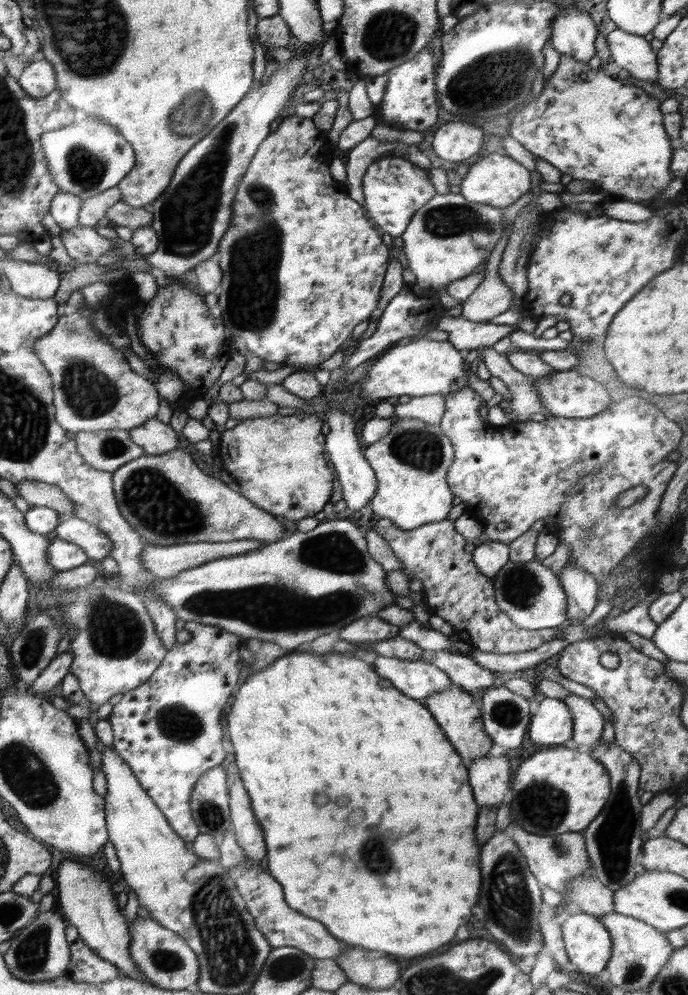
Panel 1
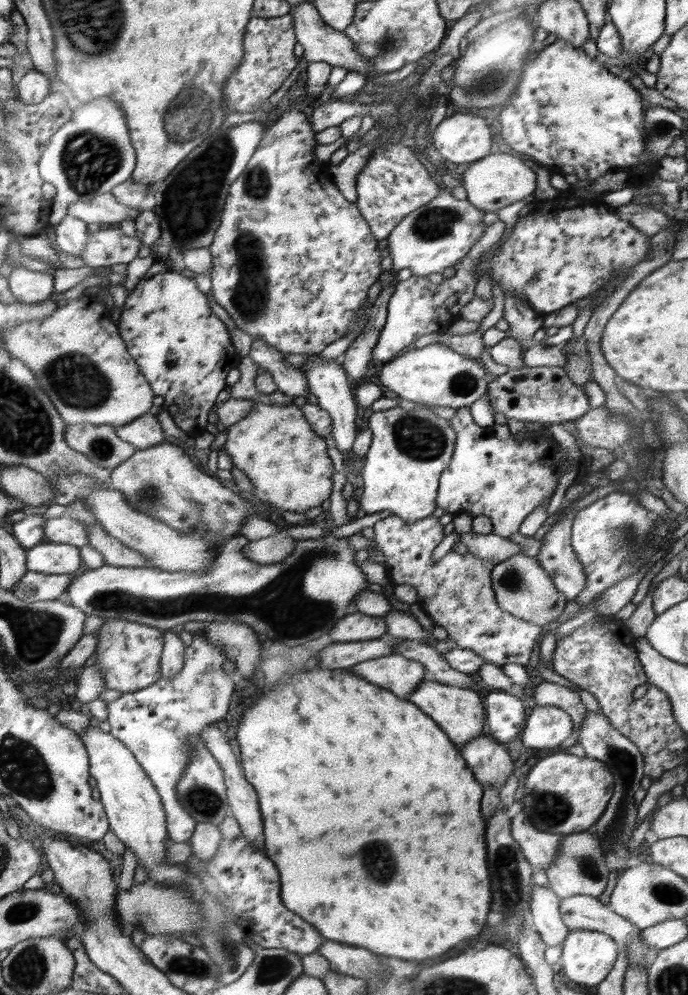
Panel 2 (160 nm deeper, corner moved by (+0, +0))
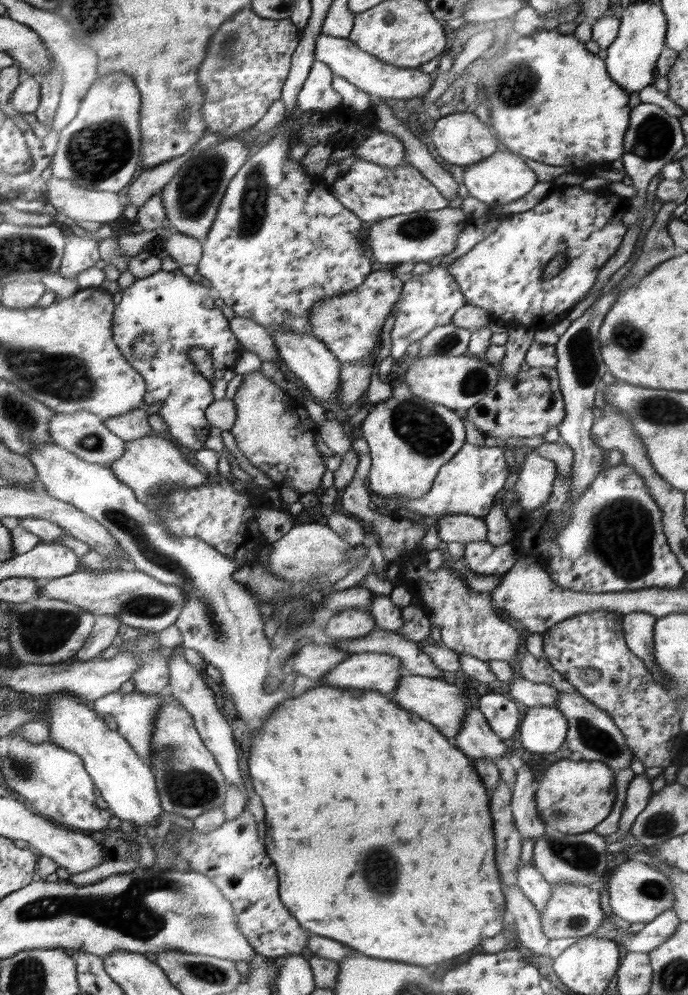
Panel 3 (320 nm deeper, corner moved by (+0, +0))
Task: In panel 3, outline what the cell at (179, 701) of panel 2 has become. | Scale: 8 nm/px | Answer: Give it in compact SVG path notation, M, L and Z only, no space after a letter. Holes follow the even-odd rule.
M118 690L97 698L94 701L94 710L98 711L98 714L111 714L118 724L118 732L130 742L133 749L138 751L138 754L149 760L150 743L154 730L153 720L157 715L157 710L161 707L159 700L166 695L168 695L167 690L163 693L135 691L130 694Z

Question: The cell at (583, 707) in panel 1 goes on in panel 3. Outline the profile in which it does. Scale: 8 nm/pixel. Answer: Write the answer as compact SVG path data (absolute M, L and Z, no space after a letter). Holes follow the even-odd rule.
M522 677L512 679L509 693L516 703L532 708L541 706L554 707L559 691L553 686L532 682Z

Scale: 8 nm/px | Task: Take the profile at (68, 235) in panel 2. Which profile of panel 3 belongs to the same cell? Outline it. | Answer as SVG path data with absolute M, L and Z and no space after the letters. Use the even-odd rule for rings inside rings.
M67 236L67 248L60 268L61 275L74 280L80 271L94 267L94 264L101 260L98 243L99 240L89 237Z

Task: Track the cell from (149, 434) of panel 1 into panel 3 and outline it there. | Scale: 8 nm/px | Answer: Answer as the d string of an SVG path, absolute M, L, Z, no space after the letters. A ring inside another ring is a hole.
M130 410L128 414L120 414L118 417L106 418L103 423L110 432L116 434L125 441L136 440L150 436L152 429L148 425L149 416L144 410Z

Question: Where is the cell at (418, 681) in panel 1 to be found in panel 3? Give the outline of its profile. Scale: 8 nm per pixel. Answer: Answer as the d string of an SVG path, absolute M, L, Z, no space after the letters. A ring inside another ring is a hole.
M356 653L336 663L320 680L336 688L370 688L392 697L402 678L401 670L399 658L390 654Z

